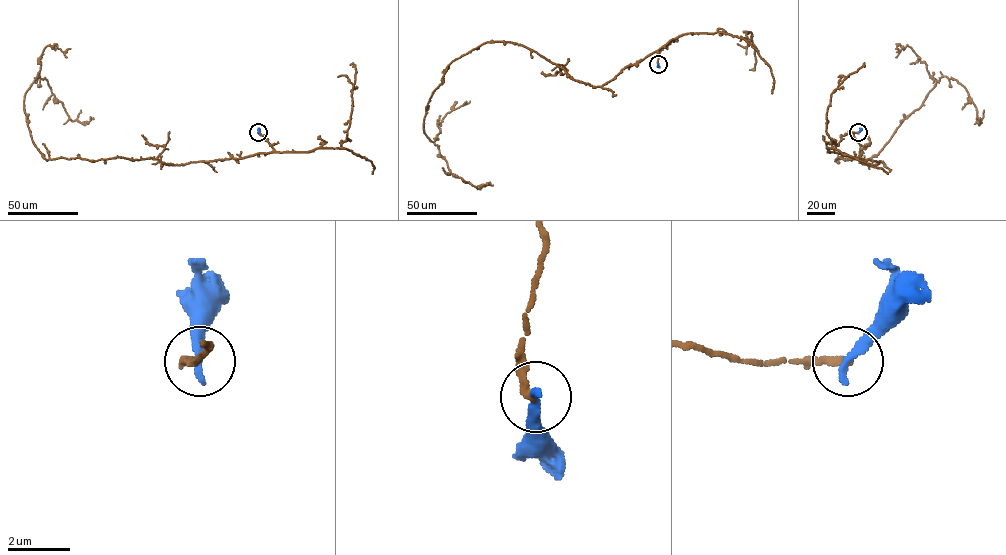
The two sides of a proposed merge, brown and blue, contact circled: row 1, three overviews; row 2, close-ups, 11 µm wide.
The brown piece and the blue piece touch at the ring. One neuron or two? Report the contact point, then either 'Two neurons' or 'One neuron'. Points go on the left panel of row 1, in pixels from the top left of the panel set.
Place: (258, 132). Two neurons

